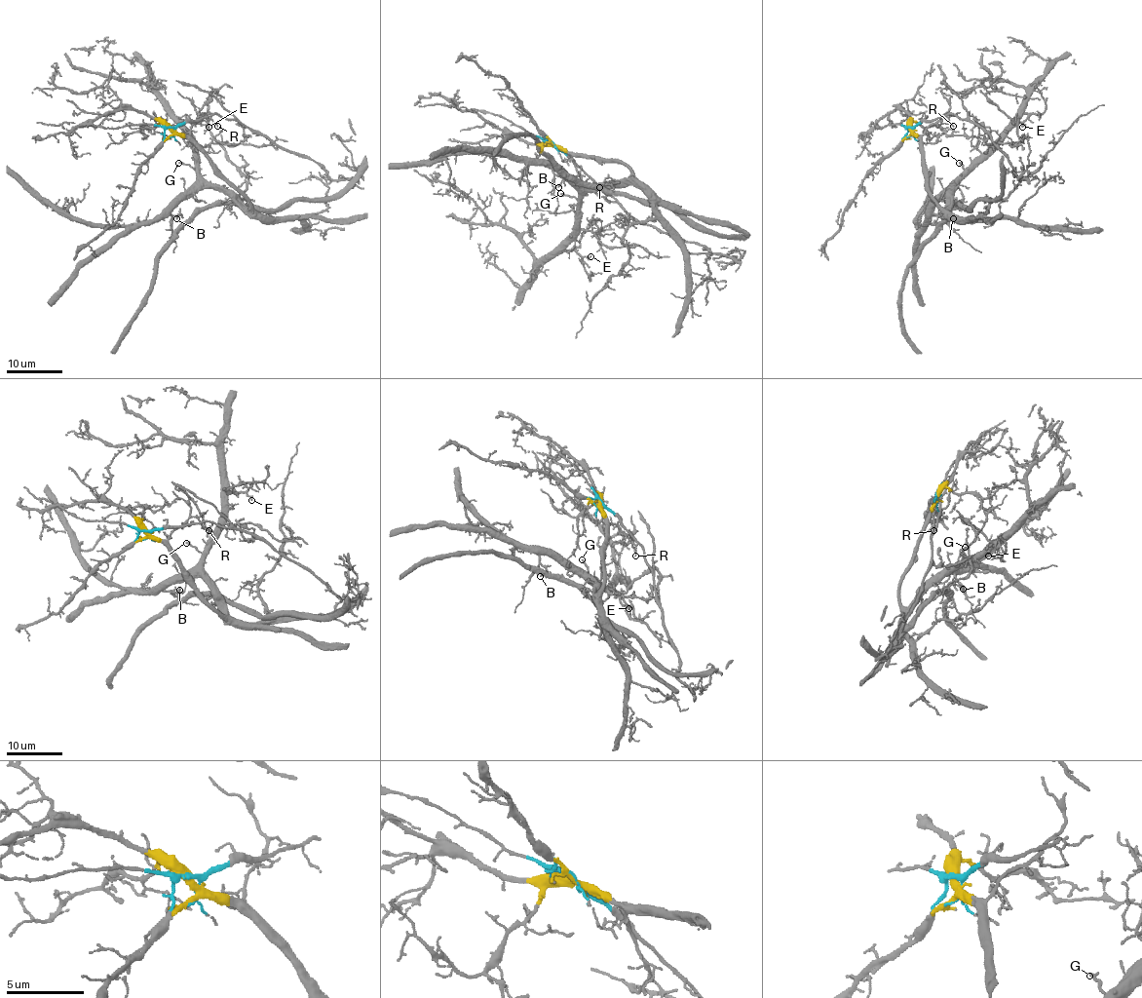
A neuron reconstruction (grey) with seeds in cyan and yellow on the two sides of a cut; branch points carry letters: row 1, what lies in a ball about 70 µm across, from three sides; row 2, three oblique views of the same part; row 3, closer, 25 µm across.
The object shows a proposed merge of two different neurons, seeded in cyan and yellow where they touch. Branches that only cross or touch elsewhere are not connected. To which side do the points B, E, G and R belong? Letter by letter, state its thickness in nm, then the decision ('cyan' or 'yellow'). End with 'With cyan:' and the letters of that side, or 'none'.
B: calibre 170 nm; yellow
E: calibre 140 nm; yellow
G: calibre 190 nm; yellow
R: calibre 120 nm; cyan
With cyan: R

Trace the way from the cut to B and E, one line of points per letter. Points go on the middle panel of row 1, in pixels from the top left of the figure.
B: (551, 143), (571, 154), (619, 159), (631, 173), (630, 178), (582, 187), (551, 168), (561, 177), (557, 187)
E: (551, 143), (619, 159), (630, 171), (628, 180), (584, 194), (579, 229), (564, 248), (591, 255)

